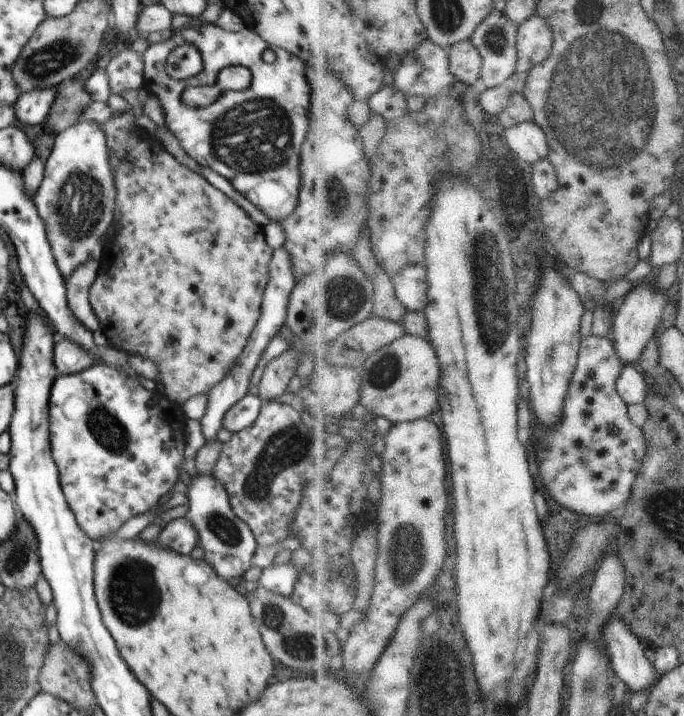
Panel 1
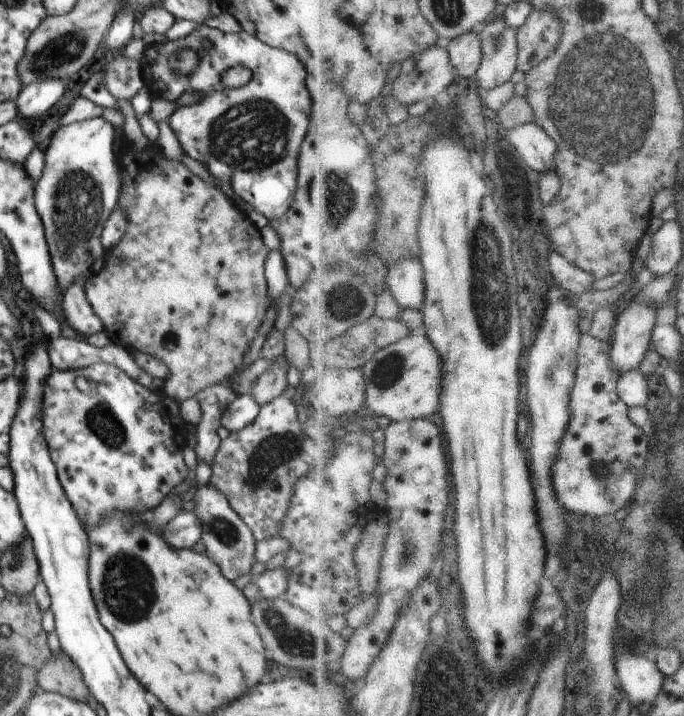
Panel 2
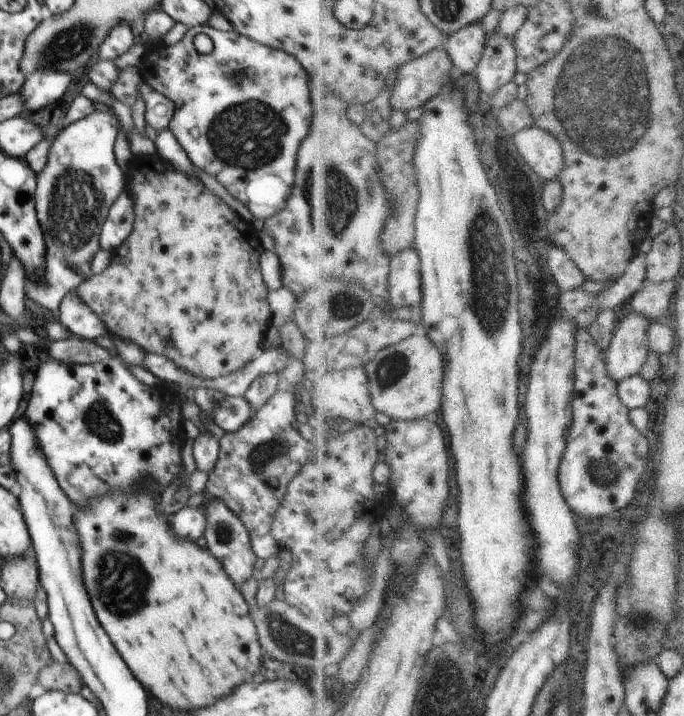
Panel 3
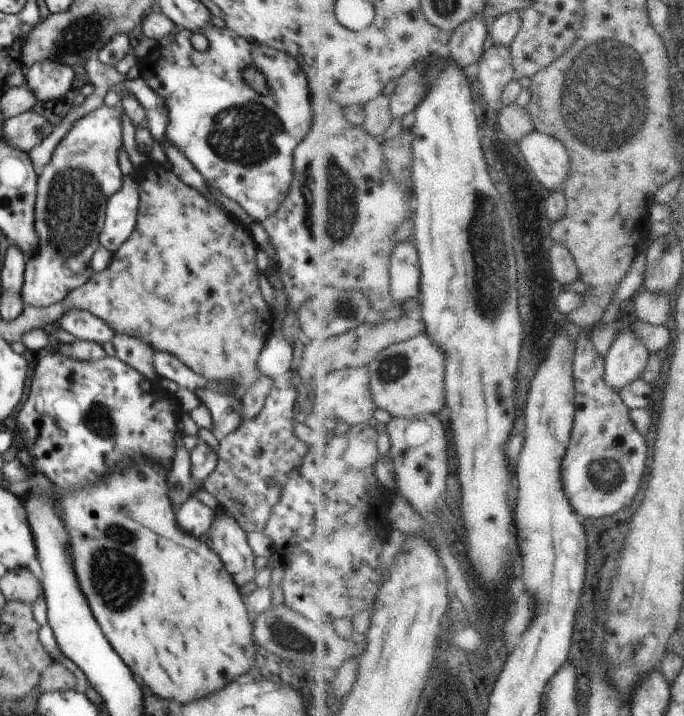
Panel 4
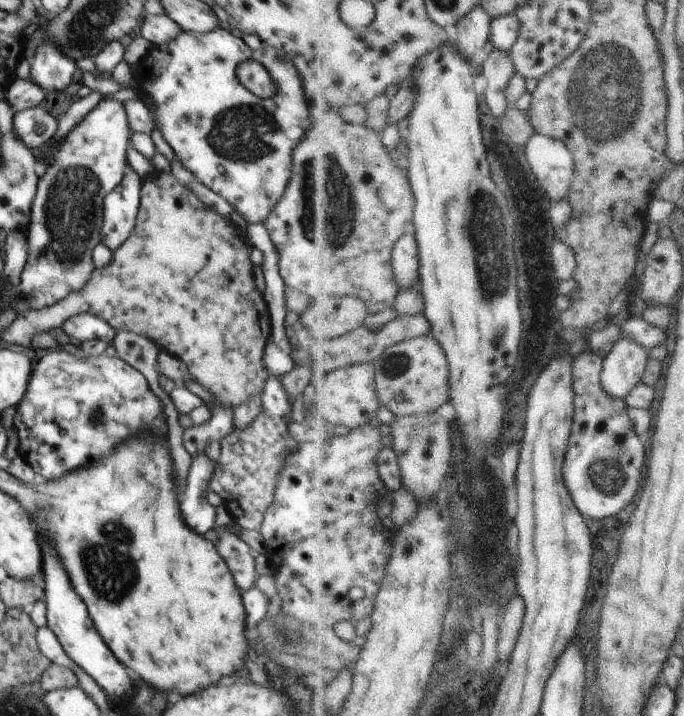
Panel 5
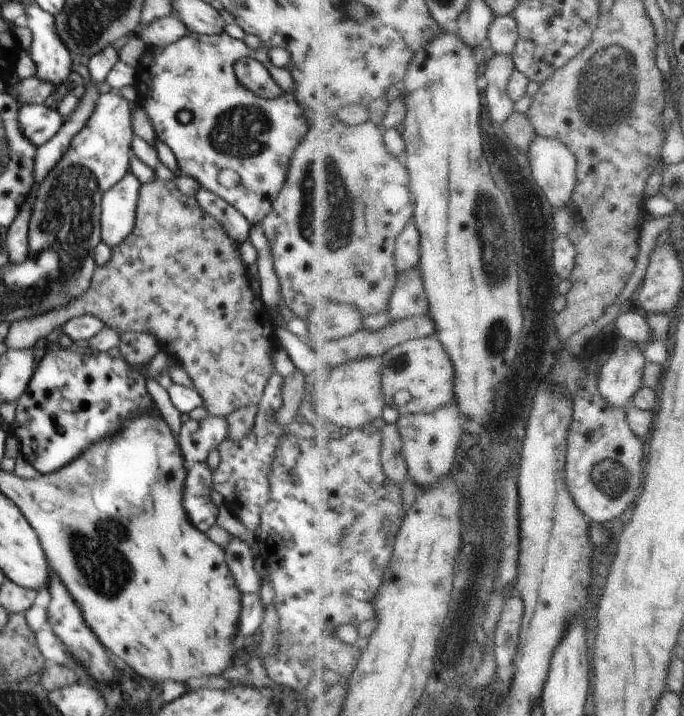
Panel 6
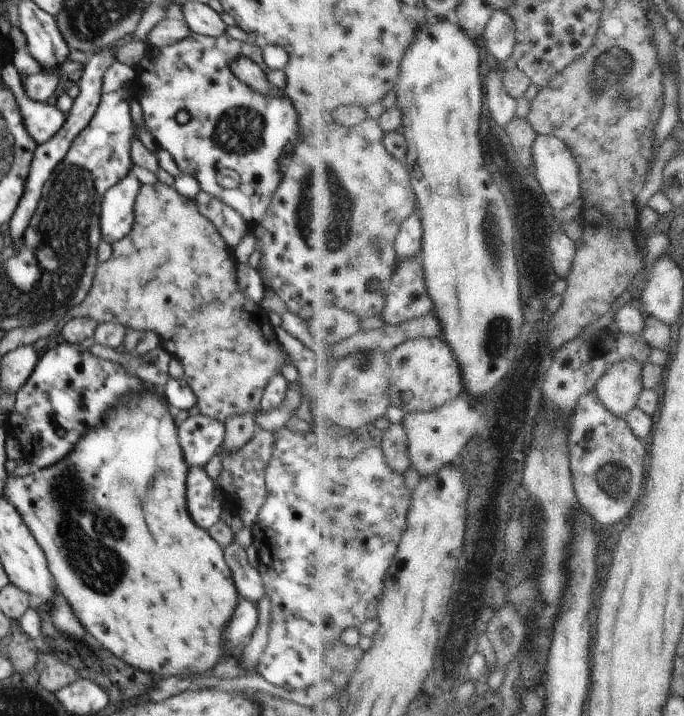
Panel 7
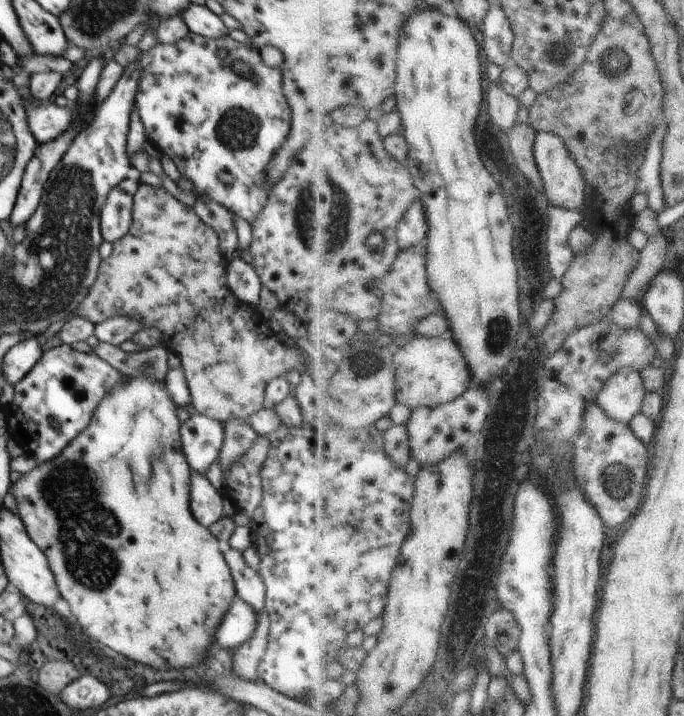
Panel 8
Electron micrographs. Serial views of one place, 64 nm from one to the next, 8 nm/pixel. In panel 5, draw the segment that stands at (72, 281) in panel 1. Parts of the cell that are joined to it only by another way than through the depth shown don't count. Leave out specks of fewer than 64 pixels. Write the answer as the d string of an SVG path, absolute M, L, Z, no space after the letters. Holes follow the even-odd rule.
M80 313L76 316L71 316L62 328L66 334L80 342L96 340L111 341L115 337L115 330L107 323L104 322L99 316L94 316L90 313Z

